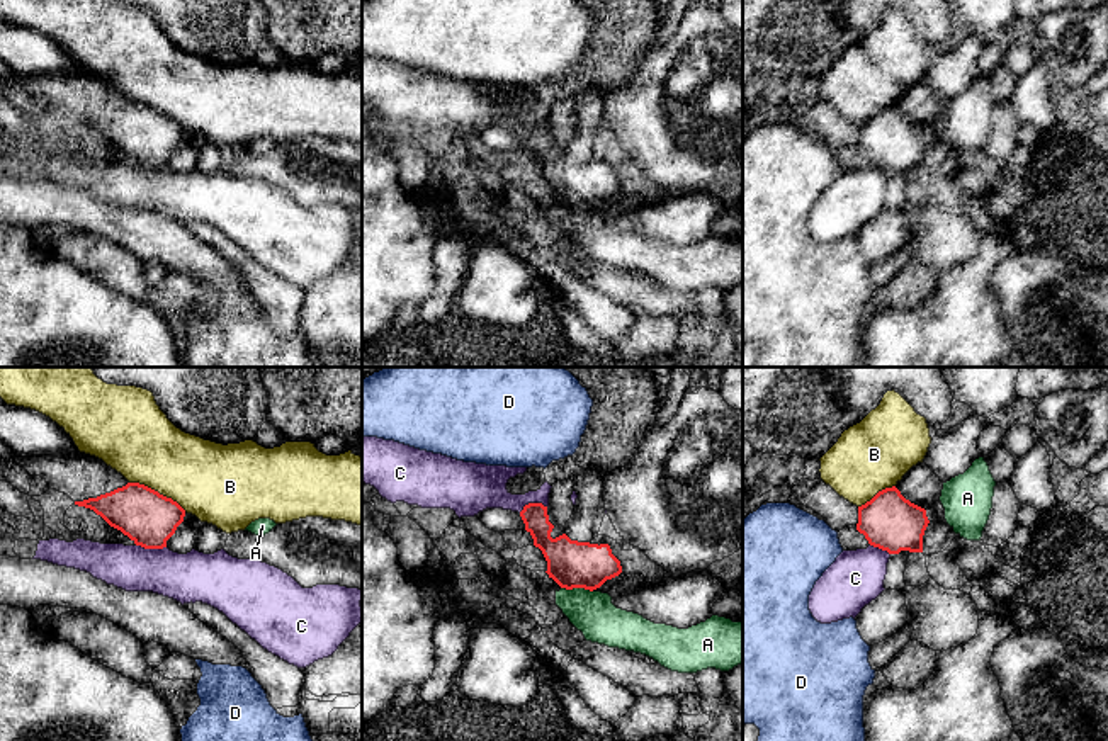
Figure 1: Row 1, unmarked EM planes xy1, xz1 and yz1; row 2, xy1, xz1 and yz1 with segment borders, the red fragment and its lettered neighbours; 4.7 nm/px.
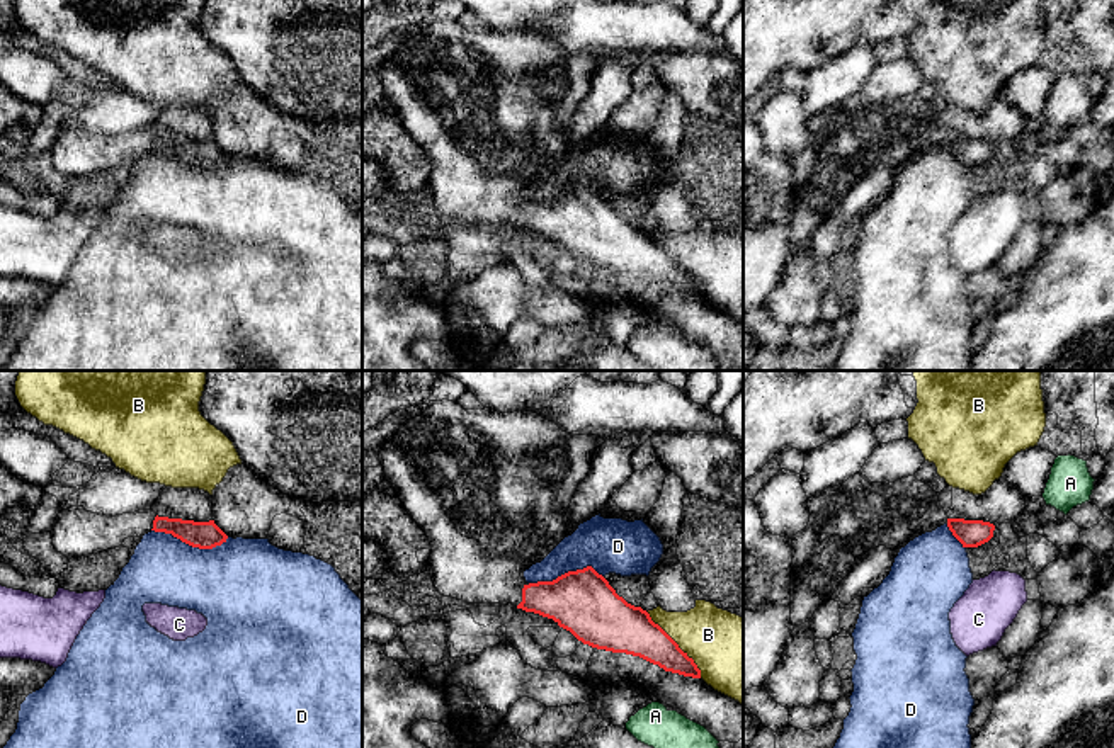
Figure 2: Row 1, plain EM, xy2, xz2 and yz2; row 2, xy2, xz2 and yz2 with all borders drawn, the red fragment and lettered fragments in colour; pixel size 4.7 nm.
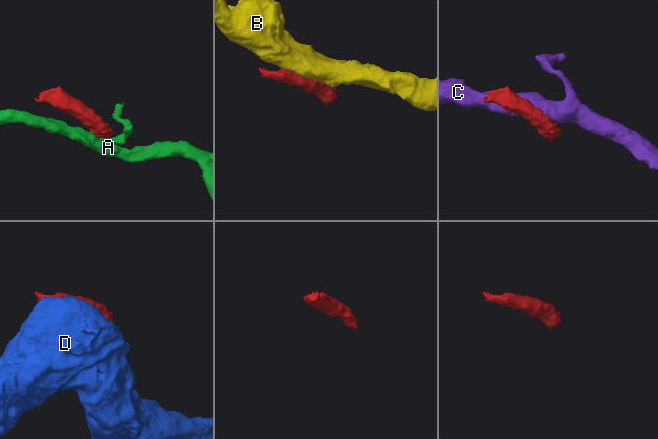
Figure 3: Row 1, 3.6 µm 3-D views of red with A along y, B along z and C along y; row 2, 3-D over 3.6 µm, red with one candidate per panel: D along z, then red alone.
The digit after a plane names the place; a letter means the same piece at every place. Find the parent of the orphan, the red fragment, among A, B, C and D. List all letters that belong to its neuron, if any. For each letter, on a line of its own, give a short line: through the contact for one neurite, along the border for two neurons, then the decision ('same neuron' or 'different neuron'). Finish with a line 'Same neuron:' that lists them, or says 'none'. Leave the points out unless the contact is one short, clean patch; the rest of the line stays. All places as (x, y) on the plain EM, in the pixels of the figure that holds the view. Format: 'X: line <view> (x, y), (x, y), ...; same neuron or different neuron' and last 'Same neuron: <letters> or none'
A: line xz1 (561, 206), (588, 208), (592, 211); different neuron
B: different neuron
C: line xy1 (136, 164), (165, 167); different neuron
D: different neuron
Same neuron: none

